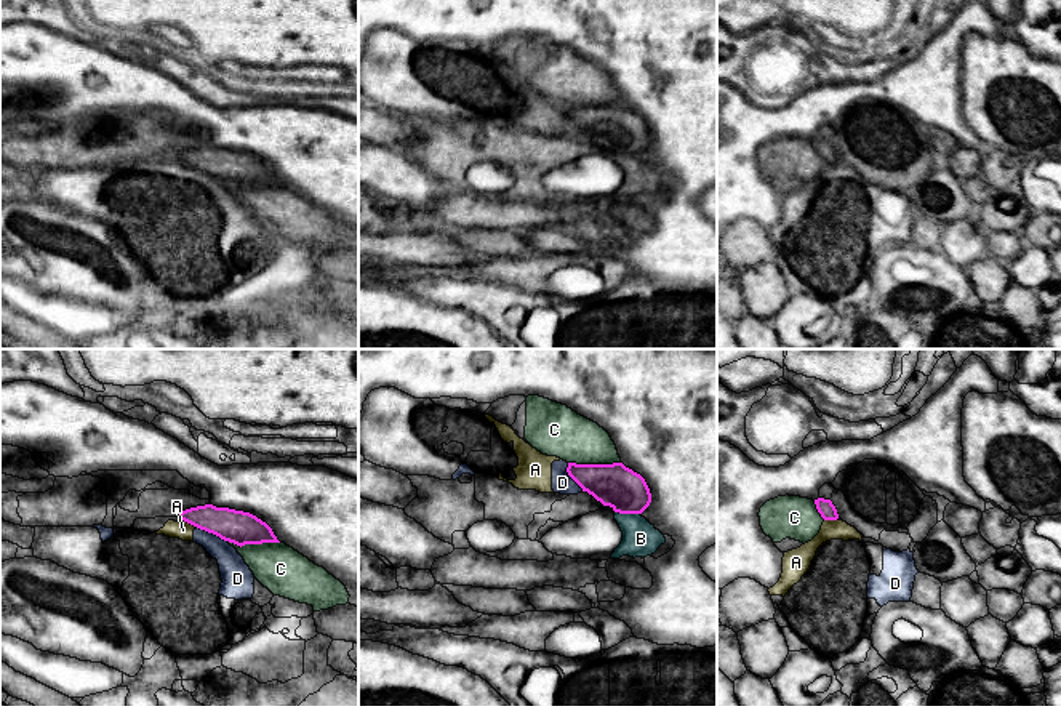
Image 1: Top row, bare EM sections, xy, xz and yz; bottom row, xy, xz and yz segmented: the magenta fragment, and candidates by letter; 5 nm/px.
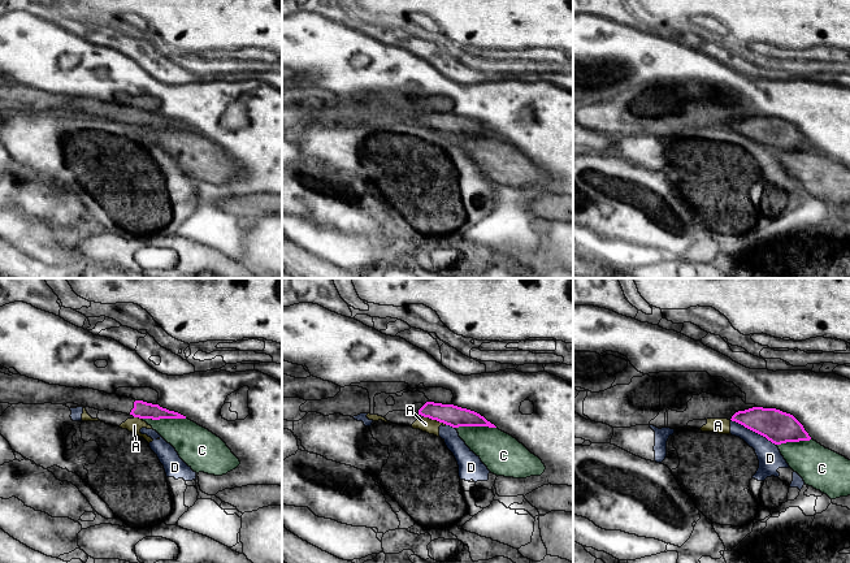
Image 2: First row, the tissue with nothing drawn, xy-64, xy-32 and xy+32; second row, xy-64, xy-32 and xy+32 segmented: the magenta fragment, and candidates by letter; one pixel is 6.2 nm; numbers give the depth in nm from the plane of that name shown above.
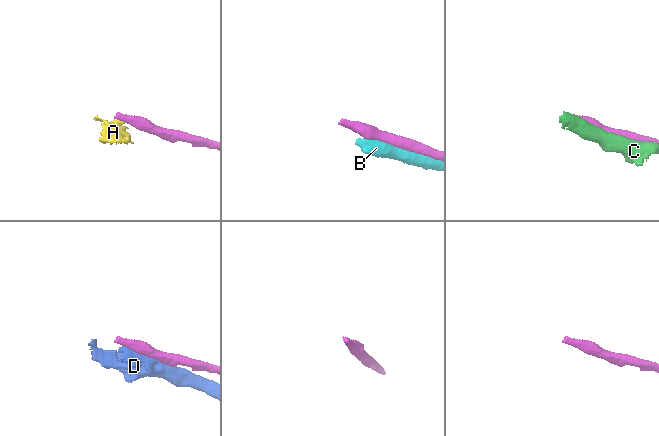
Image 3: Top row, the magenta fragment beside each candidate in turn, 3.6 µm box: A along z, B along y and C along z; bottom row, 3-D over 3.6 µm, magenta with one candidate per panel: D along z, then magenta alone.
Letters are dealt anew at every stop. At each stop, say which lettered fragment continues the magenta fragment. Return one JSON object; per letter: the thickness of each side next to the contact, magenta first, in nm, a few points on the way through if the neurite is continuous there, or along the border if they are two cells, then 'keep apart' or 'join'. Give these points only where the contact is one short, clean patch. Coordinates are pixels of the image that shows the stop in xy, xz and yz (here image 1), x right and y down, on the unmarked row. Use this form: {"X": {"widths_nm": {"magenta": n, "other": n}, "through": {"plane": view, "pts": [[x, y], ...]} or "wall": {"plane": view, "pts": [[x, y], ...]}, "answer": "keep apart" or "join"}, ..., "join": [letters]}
{"A": {"widths_nm": {"magenta": 170, "other": 90}, "wall": {"plane": "xy", "pts": [[181, 160], [194, 168]]}, "answer": "keep apart"}, "B": {"widths_nm": {"magenta": 220, "other": 180}, "answer": "keep apart"}, "C": {"widths_nm": {"magenta": 170, "other": 240}, "answer": "keep apart"}, "D": {"widths_nm": {"magenta": 170, "other": 150}, "answer": "keep apart"}, "join": []}

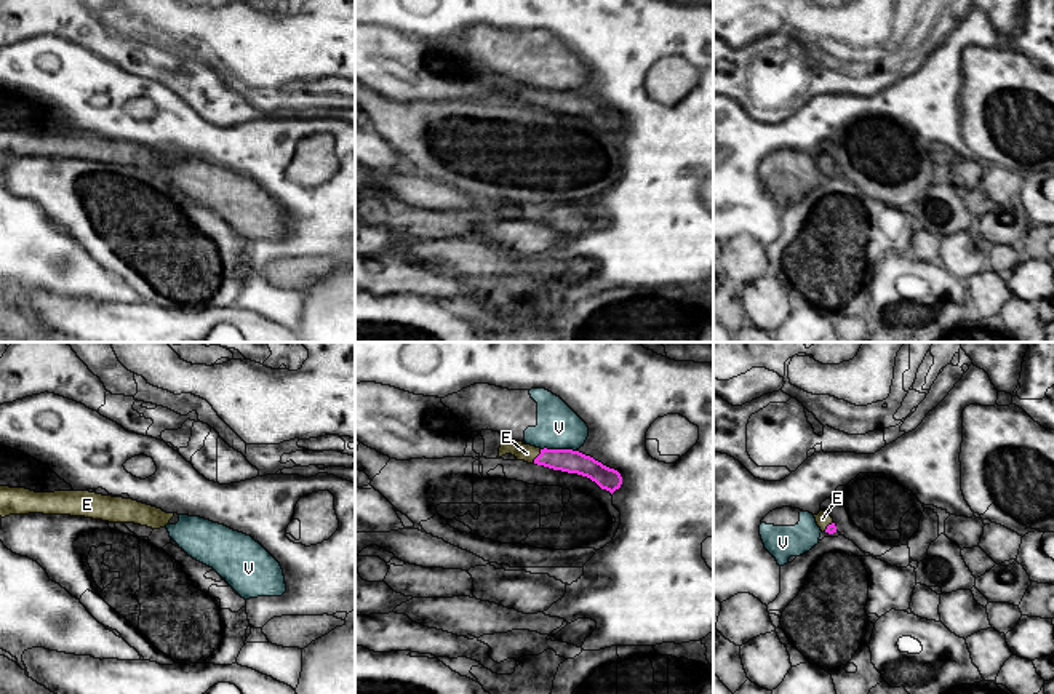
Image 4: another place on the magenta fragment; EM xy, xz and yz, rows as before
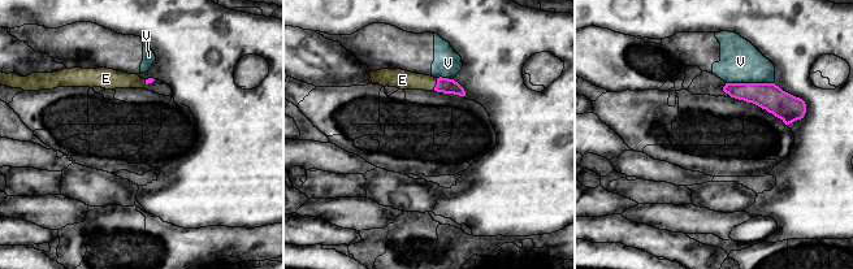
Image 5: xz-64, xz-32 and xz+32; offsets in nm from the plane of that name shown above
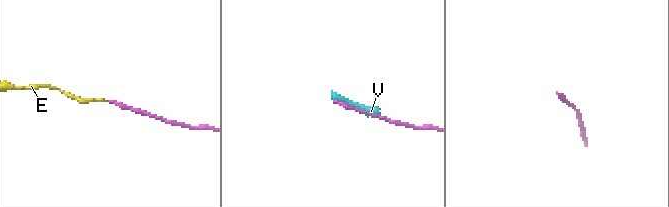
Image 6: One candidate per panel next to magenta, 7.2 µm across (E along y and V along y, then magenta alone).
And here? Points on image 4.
{"E": {"widths_nm": {"magenta": 120, "other": 90}, "through": {"plane": "xz", "pts": [[570, 103], [538, 98], [526, 95]]}, "answer": "join"}, "V": {"widths_nm": {"magenta": 120, "other": 220}, "answer": "keep apart"}, "join": ["E"]}

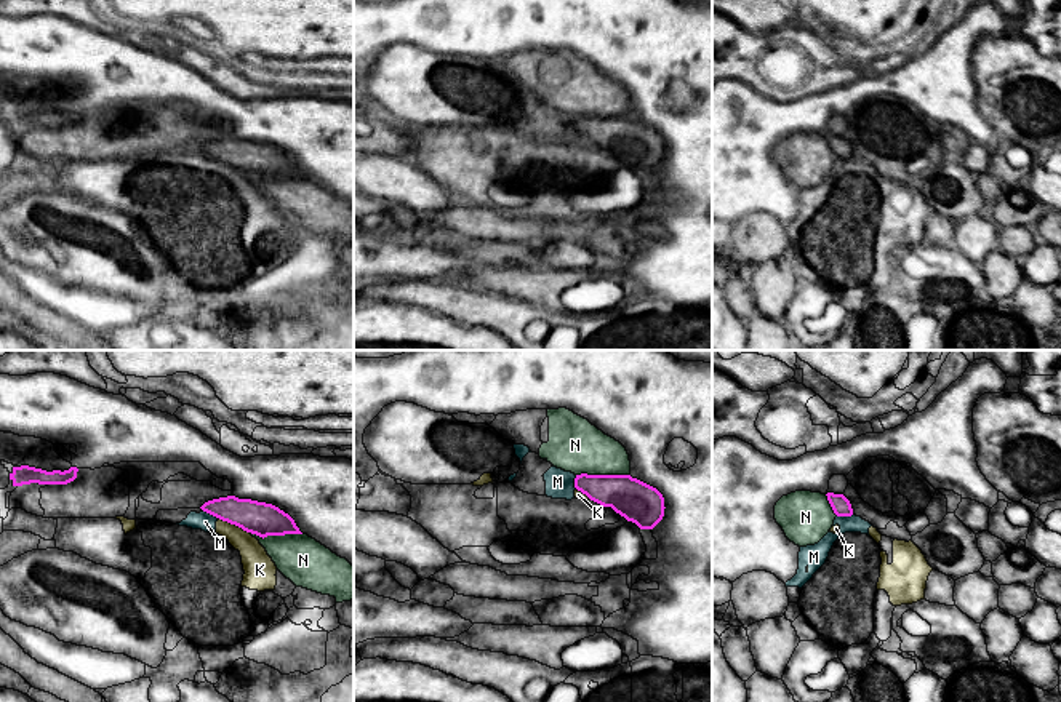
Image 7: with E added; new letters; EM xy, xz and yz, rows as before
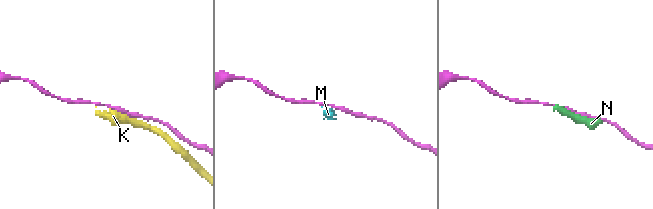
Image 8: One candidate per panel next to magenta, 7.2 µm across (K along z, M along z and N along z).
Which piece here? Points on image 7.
{"K": {"widths_nm": {"magenta": 170, "other": 150}, "answer": "keep apart"}, "M": {"widths_nm": {"magenta": 90, "other": 110}, "wall": {"plane": "yz", "pts": [[852, 155], [837, 159]]}, "answer": "keep apart"}, "N": {"widths_nm": {"magenta": 170, "other": 240}, "answer": "keep apart"}, "join": []}

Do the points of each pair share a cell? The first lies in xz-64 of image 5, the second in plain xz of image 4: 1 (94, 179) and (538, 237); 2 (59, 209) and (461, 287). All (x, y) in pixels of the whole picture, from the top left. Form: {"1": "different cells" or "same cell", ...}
{"1": "same cell", "2": "different cells"}

